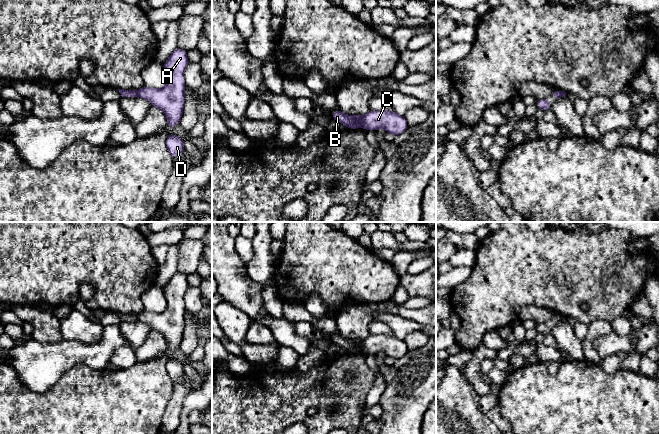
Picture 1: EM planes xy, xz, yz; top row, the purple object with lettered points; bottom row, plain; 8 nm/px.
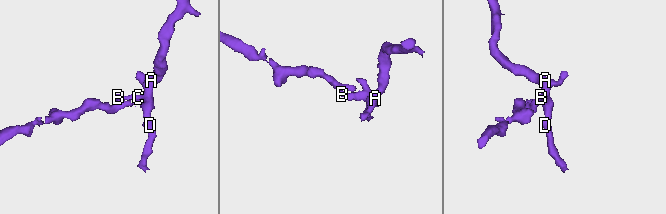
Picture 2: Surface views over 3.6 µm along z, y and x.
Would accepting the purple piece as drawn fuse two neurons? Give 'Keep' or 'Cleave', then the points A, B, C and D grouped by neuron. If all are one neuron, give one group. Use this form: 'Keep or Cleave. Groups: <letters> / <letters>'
Cleave. Groups: A C D / B

